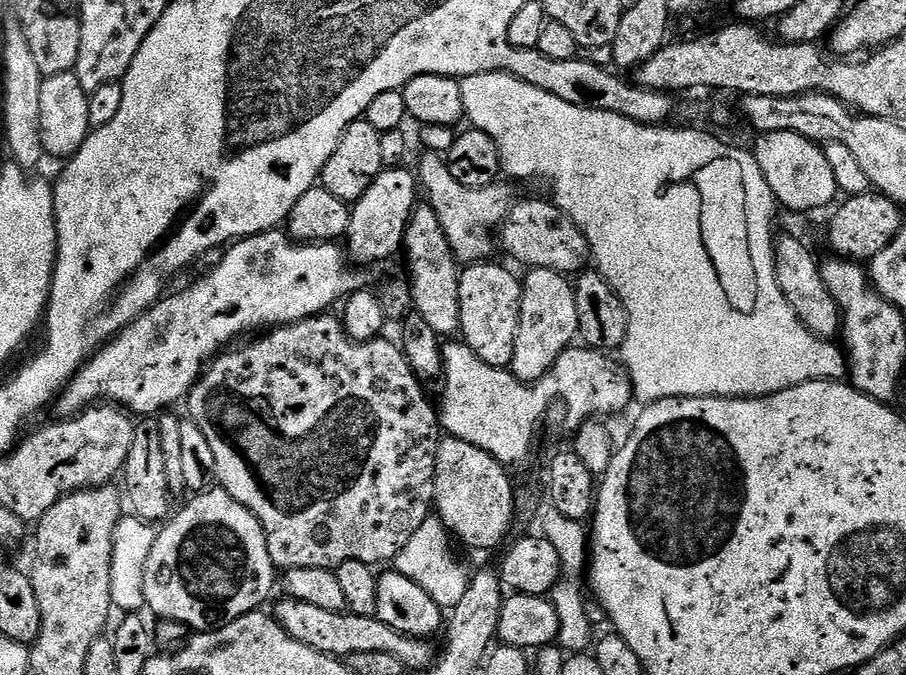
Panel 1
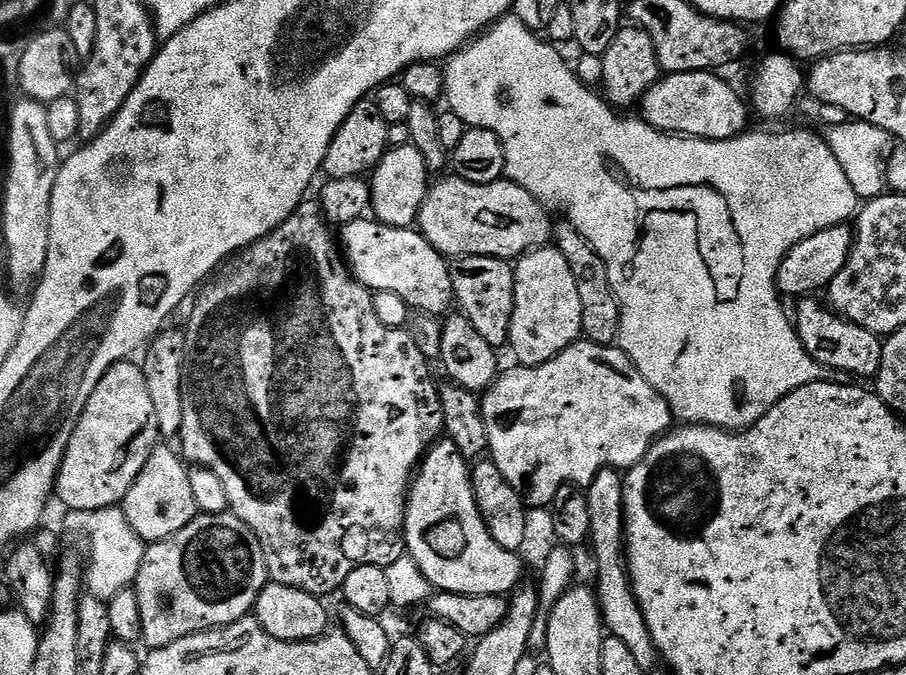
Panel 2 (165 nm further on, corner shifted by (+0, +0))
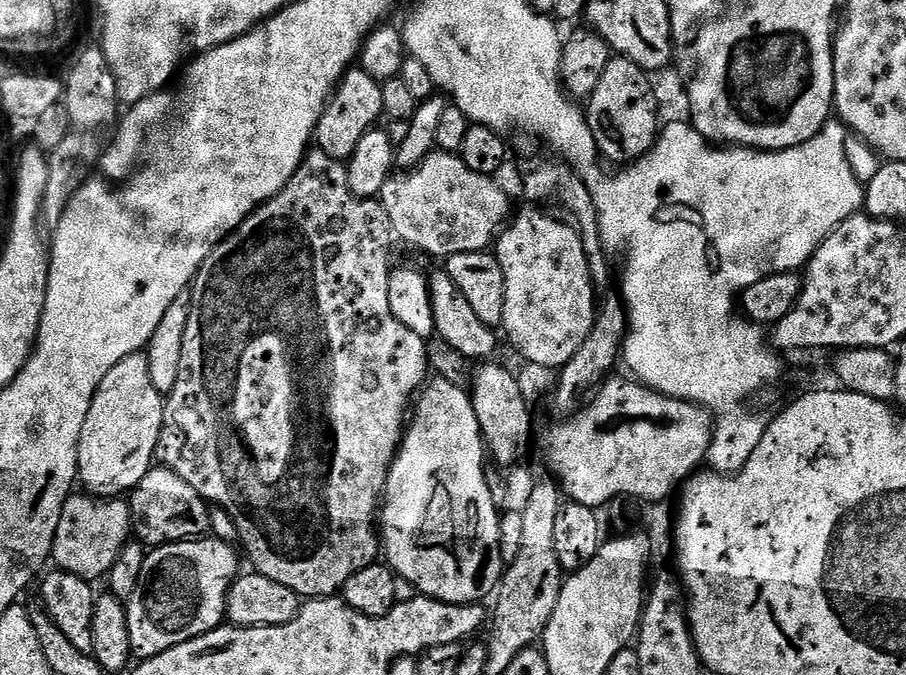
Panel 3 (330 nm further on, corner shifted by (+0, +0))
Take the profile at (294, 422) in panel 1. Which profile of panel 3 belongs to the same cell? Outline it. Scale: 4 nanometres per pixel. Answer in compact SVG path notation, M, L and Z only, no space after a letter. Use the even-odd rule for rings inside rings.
M312 150L283 190L255 208L208 255L190 288L190 322L182 338L178 382L174 382L174 390L166 396L164 425L158 438L156 460L163 467L174 470L178 478L190 482L190 486L194 486L194 490L198 490L209 505L226 510L226 514L234 518L234 526L238 526L240 535L239 543L244 544L256 567L253 569L259 575L270 578L270 582L279 582L281 586L290 586L290 590L302 598L335 597L344 589L346 582L358 574L358 570L366 570L366 566L377 563L382 552L382 540L377 529L376 532L372 529L372 523L377 523L388 471L404 439L410 401L425 387L430 376L425 337L414 334L414 330L406 330L406 326L394 318L394 310L390 310L393 265L388 264L388 255L392 252L392 244L394 233L390 218L379 199L359 200L350 190L347 163L330 158L330 154L325 152Z

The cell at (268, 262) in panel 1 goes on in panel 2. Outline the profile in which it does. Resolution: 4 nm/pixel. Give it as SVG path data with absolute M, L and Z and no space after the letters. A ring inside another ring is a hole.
M361 218L350 222L349 224L343 225L338 232L338 240L342 245L342 256L348 266L348 271L356 277L358 282L362 282L366 287L373 292L389 292L390 294L398 294L405 302L408 303L409 309L415 310L416 312L425 312L431 316L443 317L445 313L449 311L448 307L453 307L454 297L452 295L452 283L450 282L450 264L445 257L441 256L438 250L434 250L434 246L430 246L430 242L420 233L415 227L411 228L394 228L392 226L386 226L381 224L379 220L375 218Z

